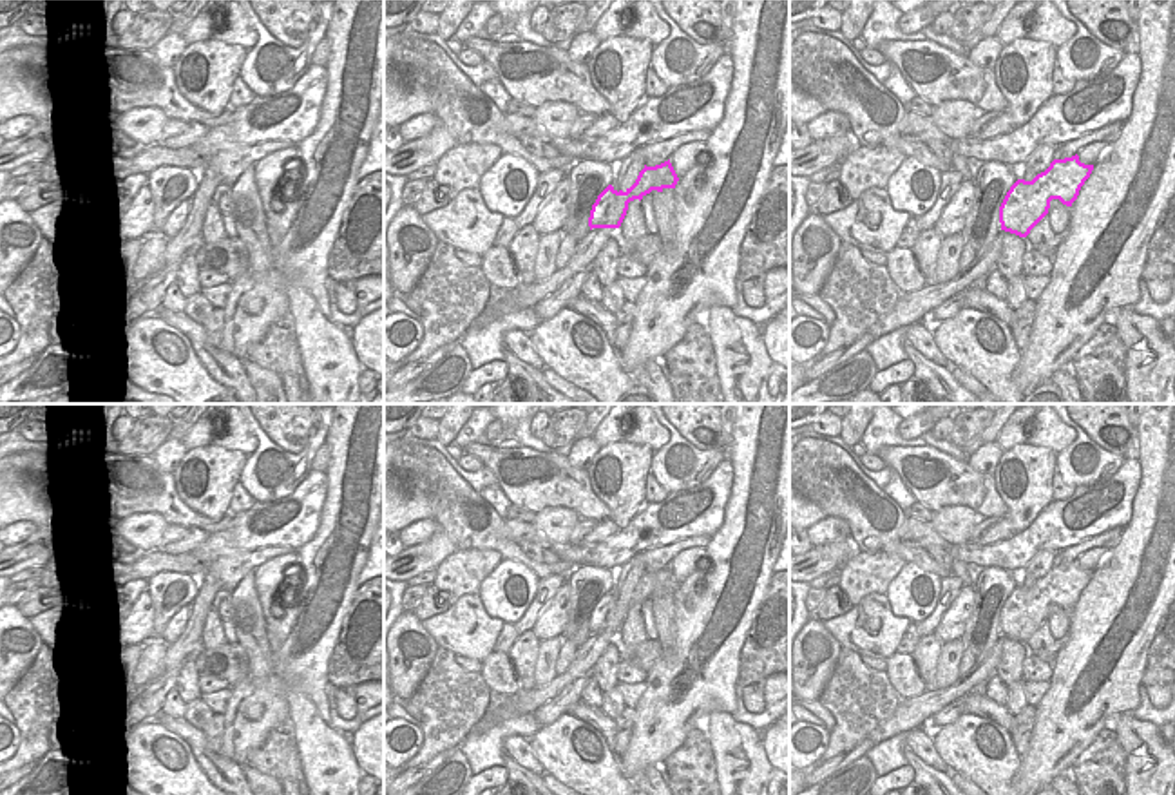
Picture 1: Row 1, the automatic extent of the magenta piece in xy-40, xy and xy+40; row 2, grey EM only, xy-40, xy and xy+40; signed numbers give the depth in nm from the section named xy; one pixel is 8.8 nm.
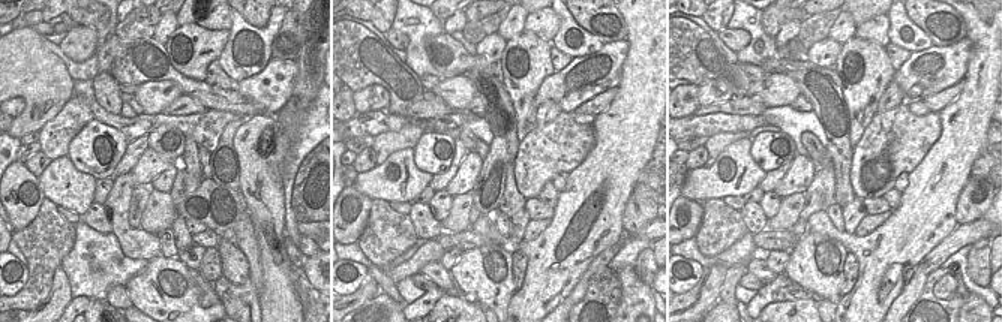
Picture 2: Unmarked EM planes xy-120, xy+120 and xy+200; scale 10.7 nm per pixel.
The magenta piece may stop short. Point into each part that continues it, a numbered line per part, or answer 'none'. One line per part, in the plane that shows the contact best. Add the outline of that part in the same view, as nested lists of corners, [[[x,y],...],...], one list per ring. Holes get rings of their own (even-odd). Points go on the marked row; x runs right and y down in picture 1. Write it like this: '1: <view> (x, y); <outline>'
none

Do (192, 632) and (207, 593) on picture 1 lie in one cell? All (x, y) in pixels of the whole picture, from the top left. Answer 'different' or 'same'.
same

